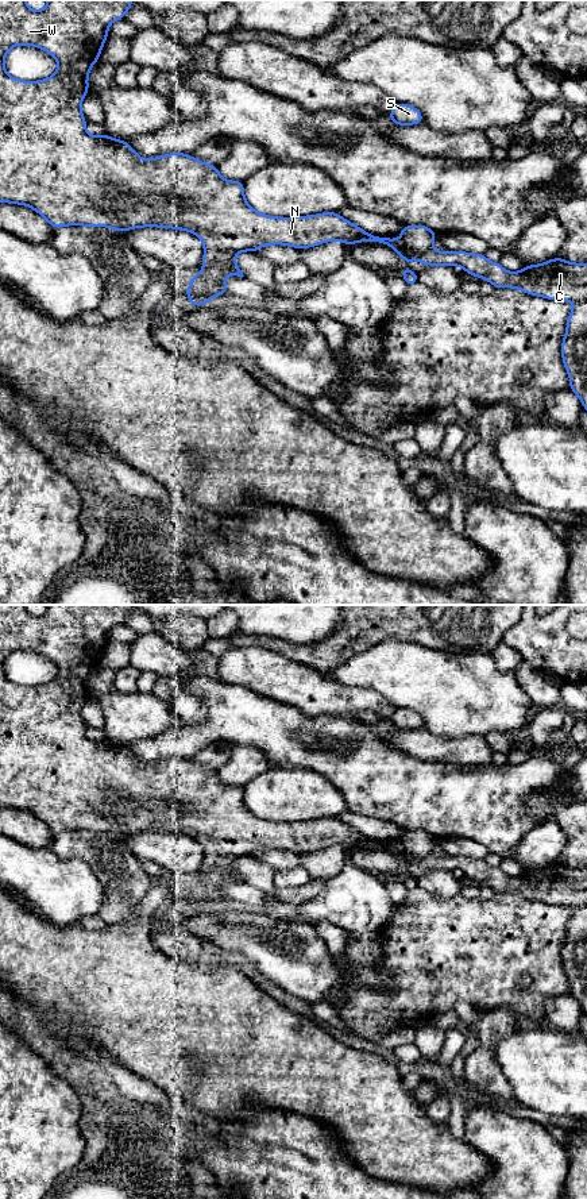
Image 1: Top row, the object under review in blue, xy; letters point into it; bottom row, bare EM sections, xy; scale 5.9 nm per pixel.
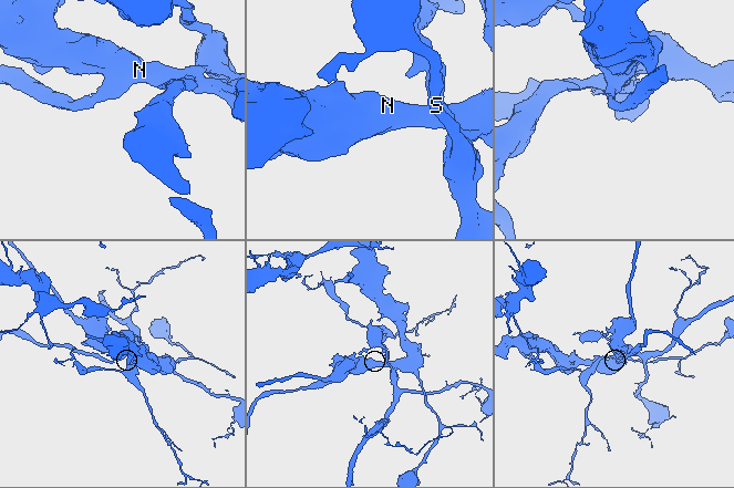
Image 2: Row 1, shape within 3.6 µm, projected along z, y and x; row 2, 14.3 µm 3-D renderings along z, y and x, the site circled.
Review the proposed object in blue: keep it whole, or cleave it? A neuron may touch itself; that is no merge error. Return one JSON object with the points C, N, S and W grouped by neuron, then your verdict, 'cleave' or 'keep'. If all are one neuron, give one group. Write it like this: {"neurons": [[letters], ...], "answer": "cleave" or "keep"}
{"neurons": [["C", "N", "W"], ["S"]], "answer": "cleave"}

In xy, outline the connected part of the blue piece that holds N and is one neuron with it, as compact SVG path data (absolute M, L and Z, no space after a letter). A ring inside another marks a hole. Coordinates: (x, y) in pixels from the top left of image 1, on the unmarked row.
M0 605L0 807L30 811L45 822L54 834L65 830L85 830L109 832L117 837L124 837L142 832L159 832L196 838L204 849L201 870L205 876L196 876L185 897L192 911L209 909L215 901L228 898L225 890L228 879L244 882L235 868L237 857L258 857L260 851L273 849L285 849L301 855L332 845L341 845L344 851L358 847L383 848L394 853L405 867L416 864L425 871L441 870L447 872L459 870L463 876L480 884L488 884L495 894L514 892L548 905L575 907L576 910L567 925L561 963L569 979L569 994L579 1002L587 1015L587 868L572 868L556 861L544 868L529 870L520 876L510 878L499 867L490 867L484 859L439 857L435 855L416 859L401 844L391 845L389 841L367 838L337 817L297 822L269 821L254 816L244 803L244 789L224 784L216 770L201 767L184 757L170 757L146 766L134 756L128 745L117 745L107 739L103 741L89 740L81 716L81 708L89 697L88 679L94 667L100 664L100 658L108 643L109 629L124 624L134 609L132 605L47 605L45 614L34 616L26 609L26 605ZM19 649L30 649L47 656L57 664L58 675L51 682L39 686L22 686L11 682L4 672L4 662L13 651Z

